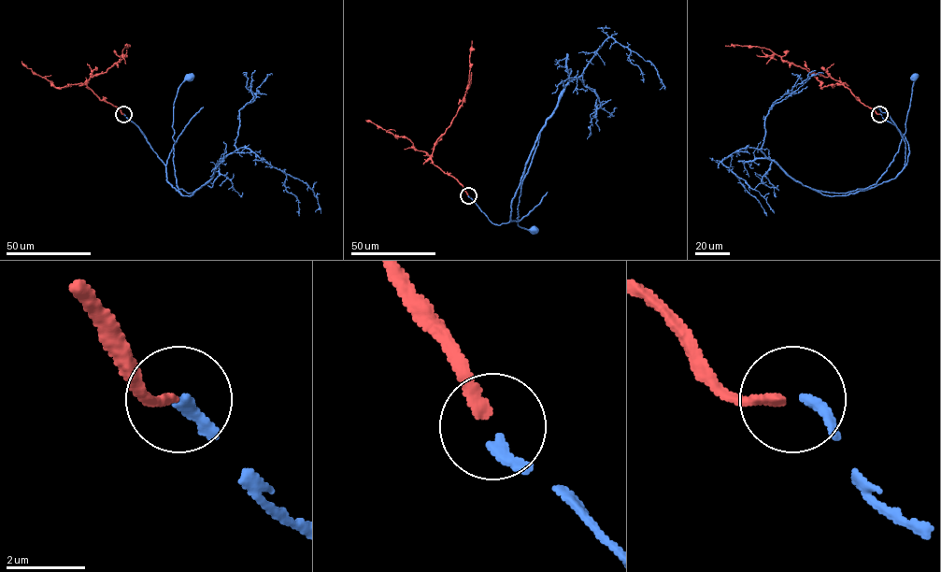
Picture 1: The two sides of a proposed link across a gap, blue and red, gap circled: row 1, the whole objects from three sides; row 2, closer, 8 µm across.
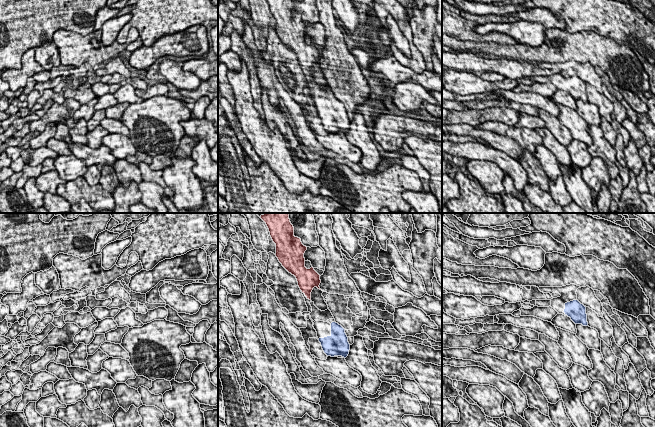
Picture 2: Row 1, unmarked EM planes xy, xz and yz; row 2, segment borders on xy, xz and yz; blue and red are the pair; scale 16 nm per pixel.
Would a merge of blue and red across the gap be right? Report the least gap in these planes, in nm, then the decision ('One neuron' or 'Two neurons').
Distance 500 nm. One neuron

